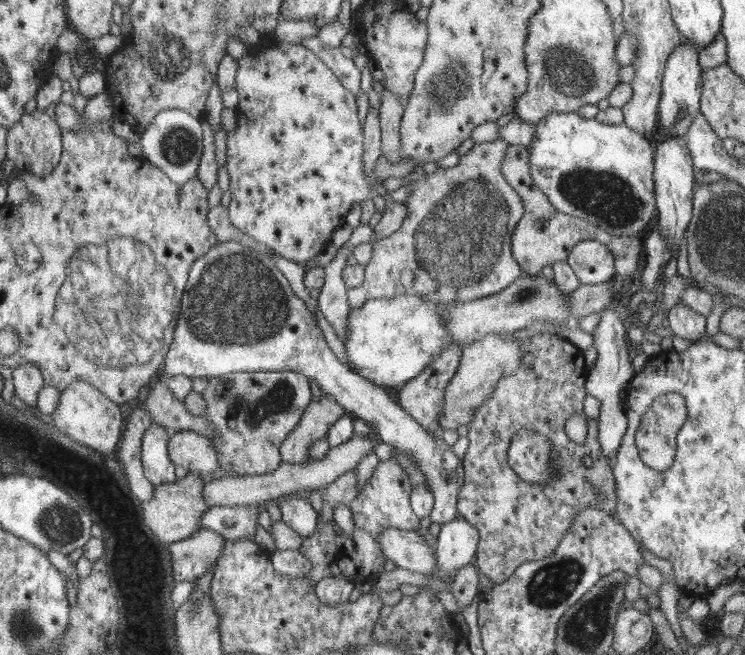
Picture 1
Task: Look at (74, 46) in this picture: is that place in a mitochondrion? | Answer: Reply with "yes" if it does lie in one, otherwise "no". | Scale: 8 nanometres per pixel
no

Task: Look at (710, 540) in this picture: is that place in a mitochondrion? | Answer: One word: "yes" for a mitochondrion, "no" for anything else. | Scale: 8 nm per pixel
yes

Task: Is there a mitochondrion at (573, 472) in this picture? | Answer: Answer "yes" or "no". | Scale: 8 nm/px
yes

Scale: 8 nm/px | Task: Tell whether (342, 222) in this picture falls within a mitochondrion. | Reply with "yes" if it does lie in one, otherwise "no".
no

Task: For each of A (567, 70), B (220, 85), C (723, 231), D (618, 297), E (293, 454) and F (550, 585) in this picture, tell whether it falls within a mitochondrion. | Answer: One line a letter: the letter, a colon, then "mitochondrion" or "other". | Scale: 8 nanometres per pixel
A: mitochondrion
B: other
C: mitochondrion
D: other
E: other
F: mitochondrion

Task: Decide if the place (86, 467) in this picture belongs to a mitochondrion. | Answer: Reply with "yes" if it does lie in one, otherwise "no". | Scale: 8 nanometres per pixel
no

